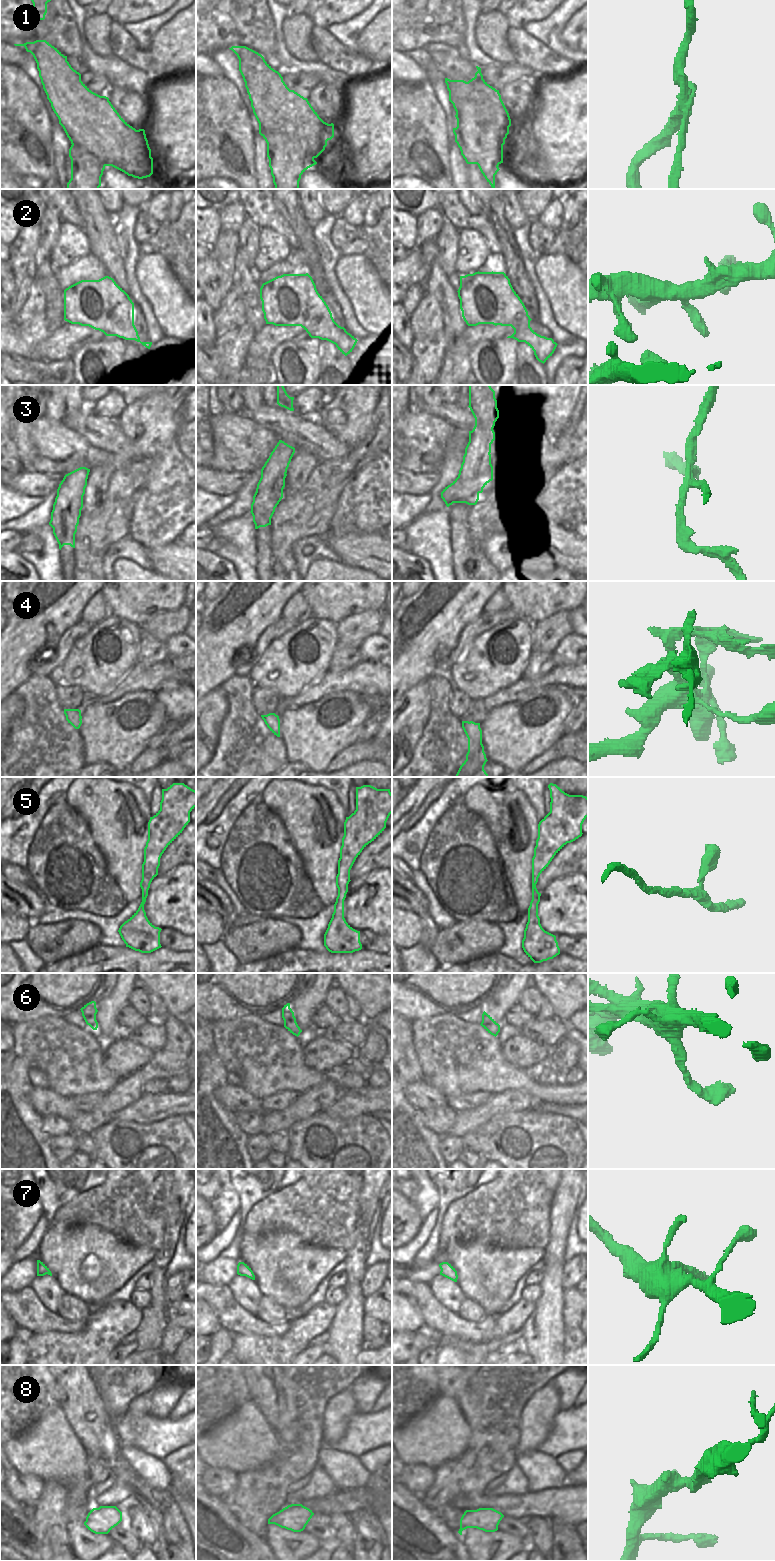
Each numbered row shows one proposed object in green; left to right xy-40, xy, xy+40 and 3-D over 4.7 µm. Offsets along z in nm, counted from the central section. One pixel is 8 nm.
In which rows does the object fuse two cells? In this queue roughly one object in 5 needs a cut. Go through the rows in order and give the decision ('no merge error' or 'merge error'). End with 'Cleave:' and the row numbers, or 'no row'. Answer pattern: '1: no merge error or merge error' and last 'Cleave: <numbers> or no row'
1: merge error
2: no merge error
3: merge error
4: merge error
5: no merge error
6: no merge error
7: no merge error
8: no merge error
Cleave: 1, 3, 4

